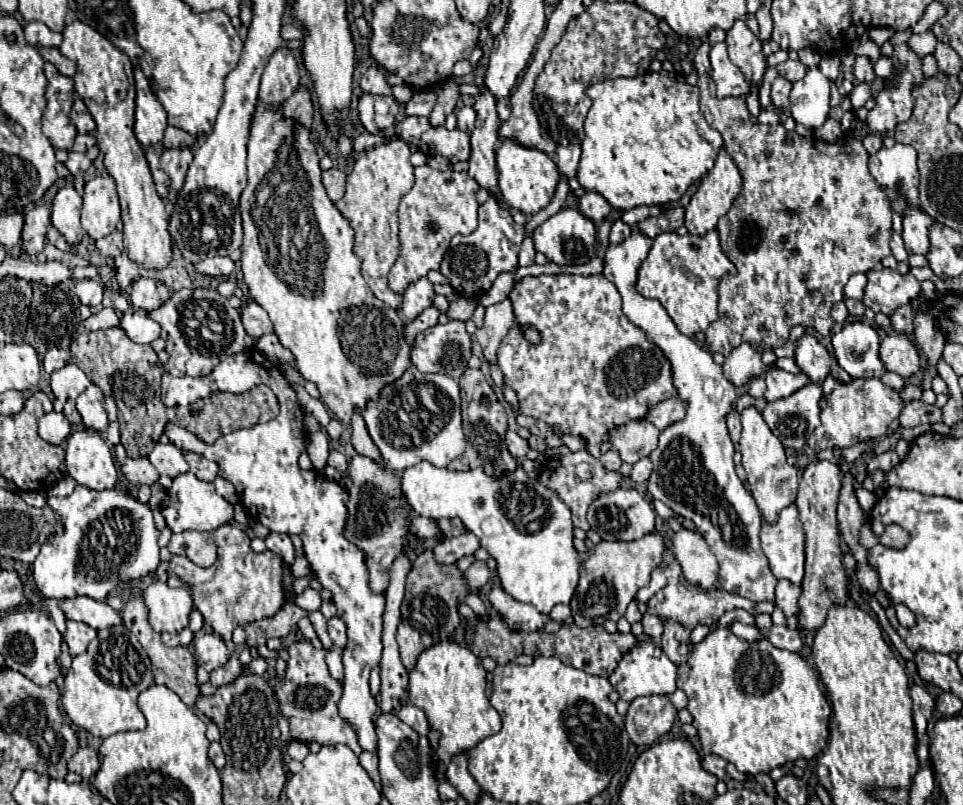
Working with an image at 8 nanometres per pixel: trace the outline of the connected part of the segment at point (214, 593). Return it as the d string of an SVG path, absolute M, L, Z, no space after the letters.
M233 523L221 525L213 535L217 543L217 560L213 567L201 569L197 565L184 565L193 563L186 557L177 555L173 555L169 565L171 565L171 571L179 575L183 583L191 585L195 609L203 613L205 623L209 623L213 631L223 637L228 650L233 652L236 645L232 641L232 635L237 625L271 617L285 603L285 595L281 587L283 561L271 551L255 553L249 547L247 533Z

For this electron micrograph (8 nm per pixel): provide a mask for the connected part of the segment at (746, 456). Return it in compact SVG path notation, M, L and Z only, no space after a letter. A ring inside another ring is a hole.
M747 407L741 411L741 439L739 439L739 451L743 453L743 469L747 471L747 485L753 495L753 499L759 505L759 511L767 523L777 521L777 513L791 505L795 501L799 486L799 466L789 465L785 447L781 445L779 437L771 433L767 423L761 417L761 411L757 407Z

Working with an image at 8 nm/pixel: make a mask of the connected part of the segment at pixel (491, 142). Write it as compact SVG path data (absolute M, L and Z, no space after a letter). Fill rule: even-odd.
M483 87L479 95L475 95L473 109L477 113L475 129L471 131L471 157L469 157L469 175L487 191L497 189L497 165L495 165L495 149L499 145L499 117L495 111L495 97L489 97L489 91Z

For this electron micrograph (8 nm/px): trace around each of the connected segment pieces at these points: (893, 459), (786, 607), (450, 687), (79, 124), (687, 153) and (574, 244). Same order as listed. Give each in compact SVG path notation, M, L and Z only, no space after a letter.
M887 451L887 453L881 453L881 455L875 455L869 465L867 465L867 475L871 475L873 471L883 471L883 473L889 473L893 467L899 465L899 455L895 451Z
M781 579L781 581L777 583L775 595L777 595L775 605L777 605L787 617L797 615L797 611L799 611L799 609L797 609L797 599L799 599L799 595L801 595L801 587L799 587L799 585L793 585L791 581Z
M451 639L431 645L417 657L415 669L409 673L409 701L419 707L427 715L429 725L441 733L439 749L435 751L437 771L447 767L451 755L469 751L481 739L501 731L499 713L485 697L485 675L487 671L483 669L481 659Z
M75 97L73 109L71 109L71 121L79 133L93 133L95 131L95 121L79 97Z
M661 71L661 73L645 73L645 75L639 75L639 77L633 77L633 79L627 79L627 77L619 77L619 79L605 79L601 83L595 83L587 89L587 95L591 97L593 105L587 113L587 119L585 119L585 139L581 143L581 163L579 163L579 171L577 171L577 179L581 183L581 187L585 191L595 191L599 195L603 195L611 207L615 209L621 209L621 211L629 211L633 207L639 207L639 205L665 205L665 203L673 203L673 201L679 201L687 187L695 181L695 179L701 179L715 163L717 159L717 153L721 151L723 147L723 139L721 135L711 129L707 125L707 121L703 119L703 113L699 111L699 89L697 87L691 87L685 83L685 77L681 77L679 73L667 73L667 71Z
M563 207L533 231L533 245L535 245L537 253L543 253L549 261L553 261L557 265L581 265L581 263L587 263L593 257L597 257L595 225L581 211Z

